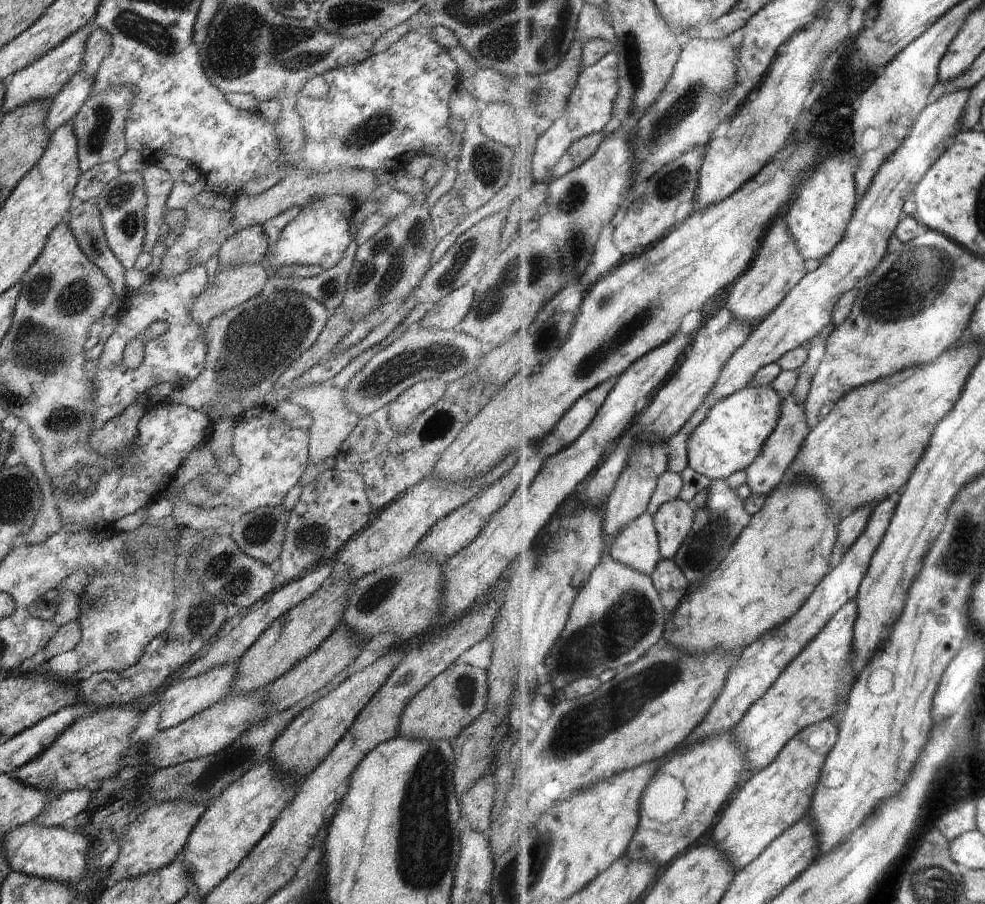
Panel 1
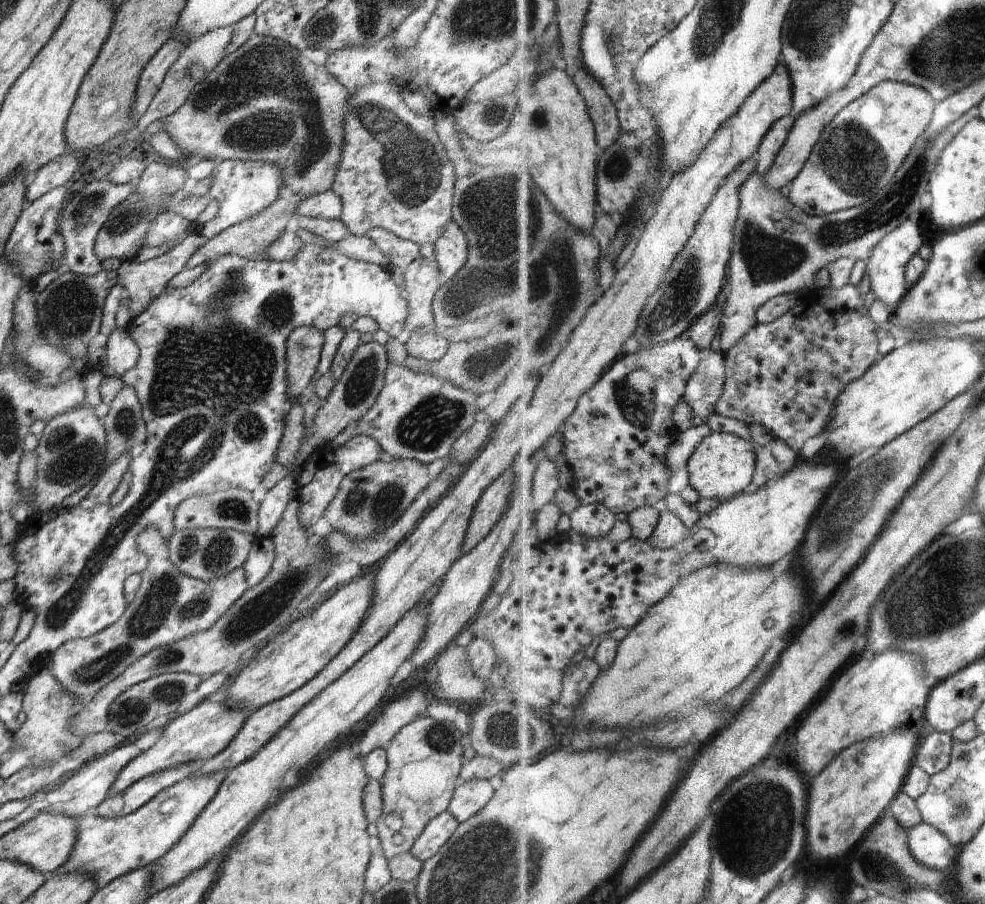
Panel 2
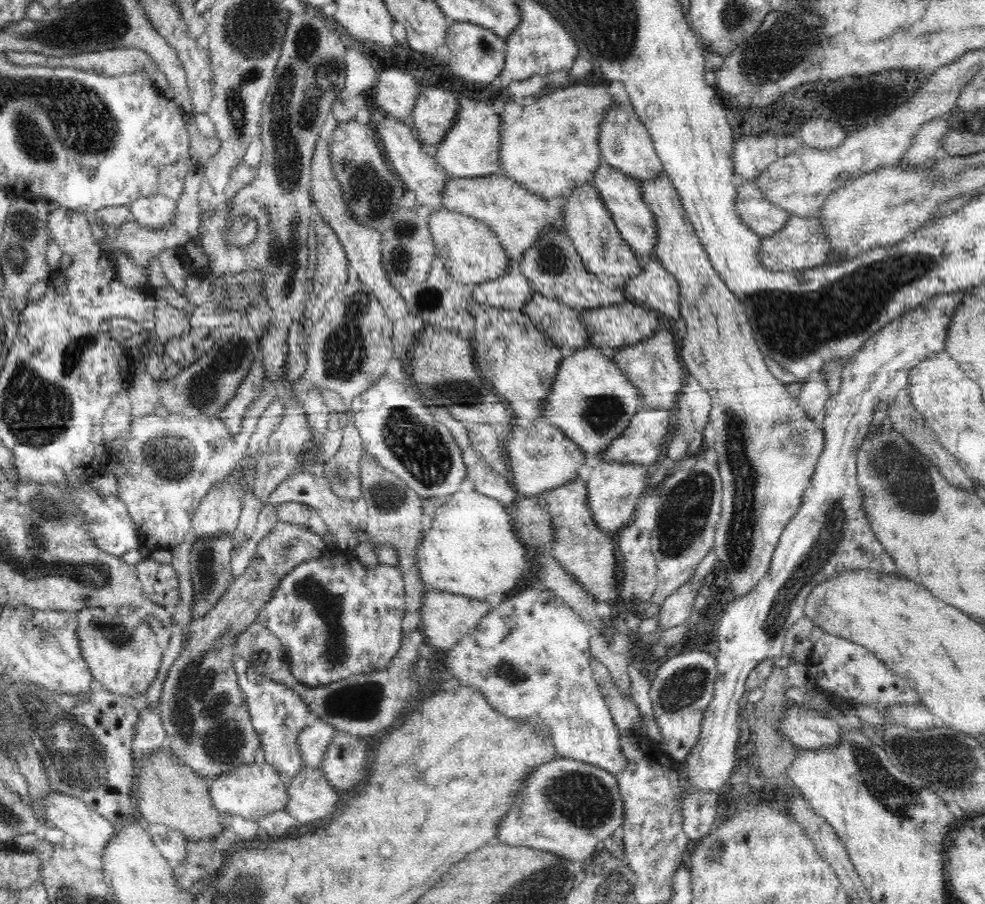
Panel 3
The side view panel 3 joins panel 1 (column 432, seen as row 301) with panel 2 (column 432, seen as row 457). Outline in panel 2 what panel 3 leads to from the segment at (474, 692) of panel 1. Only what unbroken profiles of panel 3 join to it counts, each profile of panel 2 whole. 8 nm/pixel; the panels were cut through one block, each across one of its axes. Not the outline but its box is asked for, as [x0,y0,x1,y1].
[376,717,465,861]

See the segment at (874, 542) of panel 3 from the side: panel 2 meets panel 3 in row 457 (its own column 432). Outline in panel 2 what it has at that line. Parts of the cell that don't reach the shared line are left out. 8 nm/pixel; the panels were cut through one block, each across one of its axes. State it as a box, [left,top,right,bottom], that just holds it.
[410,810,459,861]

